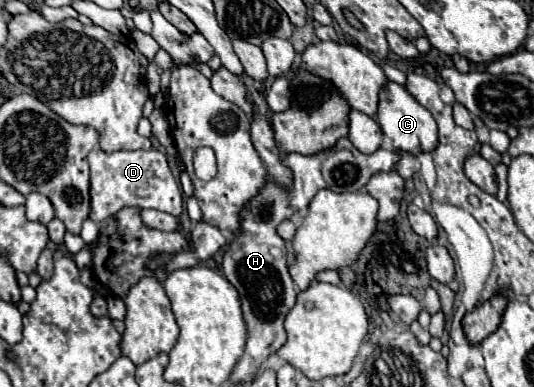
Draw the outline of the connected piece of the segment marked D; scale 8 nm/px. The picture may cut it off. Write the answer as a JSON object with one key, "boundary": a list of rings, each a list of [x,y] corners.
{"boundary":[[[93,148],[89,154],[91,166],[91,220],[103,224],[107,218],[117,214],[121,208],[155,208],[171,216],[183,212],[183,192],[173,176],[167,156],[155,148],[135,152],[103,152]]]}

